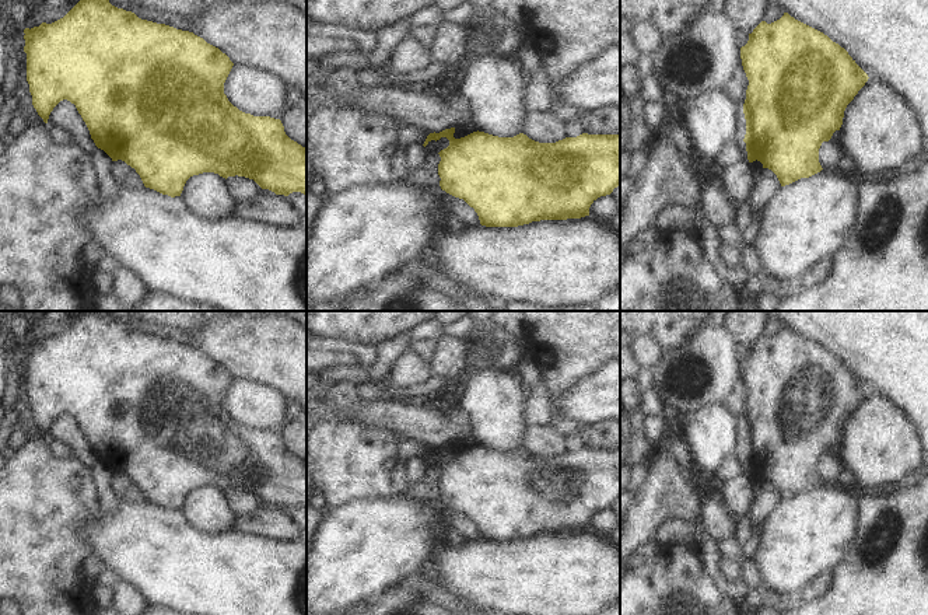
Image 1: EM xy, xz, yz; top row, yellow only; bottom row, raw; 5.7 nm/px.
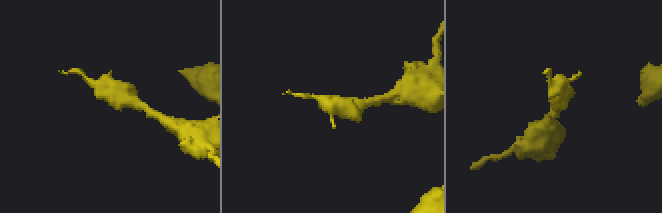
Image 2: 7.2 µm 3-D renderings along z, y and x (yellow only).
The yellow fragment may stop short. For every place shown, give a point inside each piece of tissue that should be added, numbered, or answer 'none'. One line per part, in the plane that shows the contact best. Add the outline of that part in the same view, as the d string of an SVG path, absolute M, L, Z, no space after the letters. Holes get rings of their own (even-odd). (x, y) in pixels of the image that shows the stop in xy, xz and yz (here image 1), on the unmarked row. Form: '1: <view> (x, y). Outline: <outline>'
none

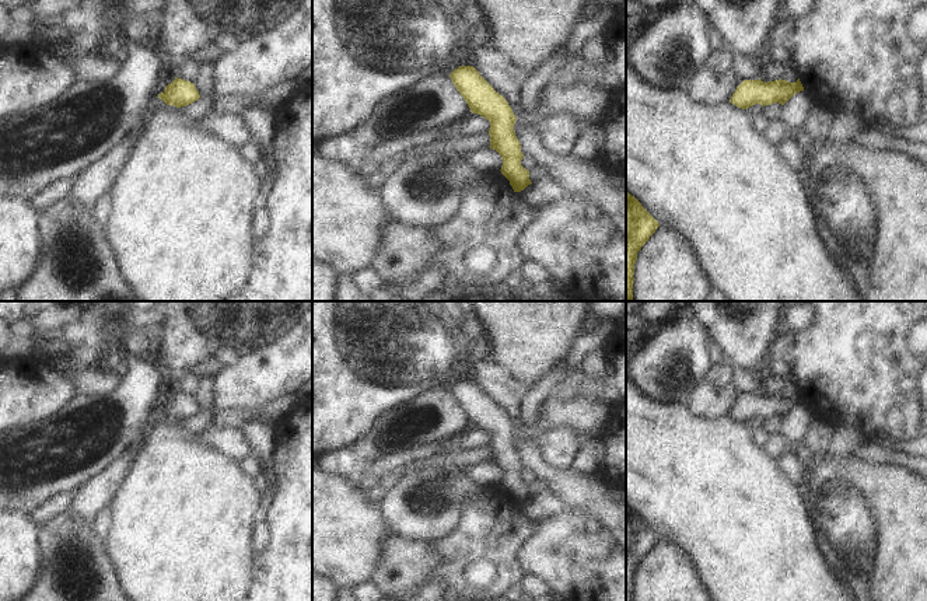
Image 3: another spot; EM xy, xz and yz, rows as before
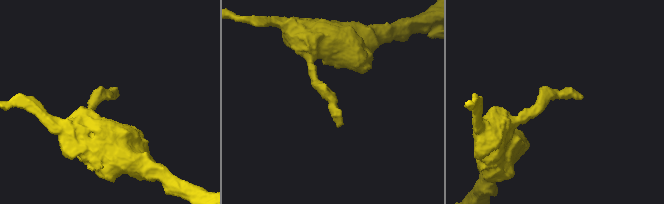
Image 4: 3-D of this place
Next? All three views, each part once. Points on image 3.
none

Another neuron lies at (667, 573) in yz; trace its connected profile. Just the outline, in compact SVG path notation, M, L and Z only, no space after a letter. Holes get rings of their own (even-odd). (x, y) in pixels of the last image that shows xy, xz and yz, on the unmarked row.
M661 539L637 566L633 601L713 601L693 560Z

